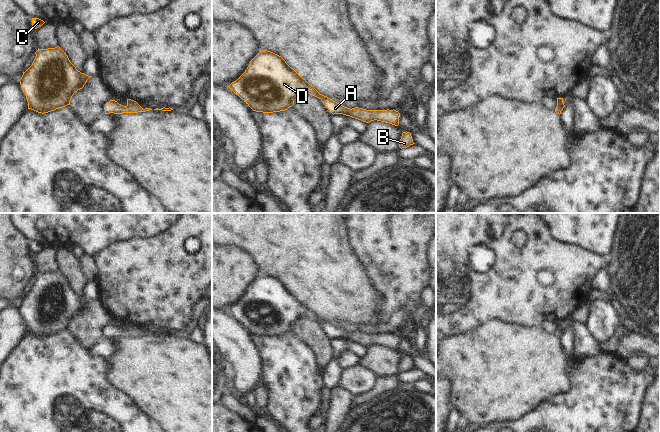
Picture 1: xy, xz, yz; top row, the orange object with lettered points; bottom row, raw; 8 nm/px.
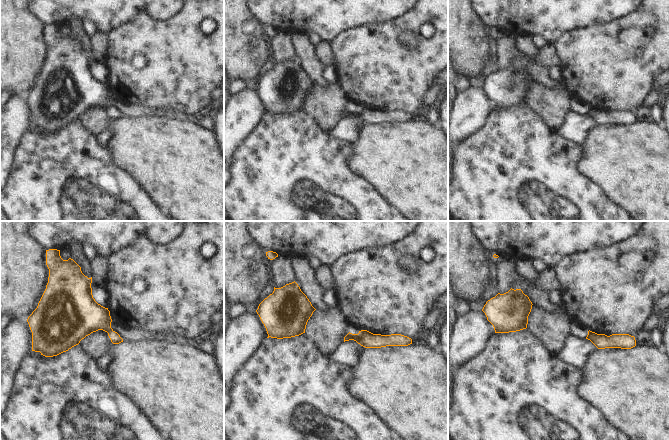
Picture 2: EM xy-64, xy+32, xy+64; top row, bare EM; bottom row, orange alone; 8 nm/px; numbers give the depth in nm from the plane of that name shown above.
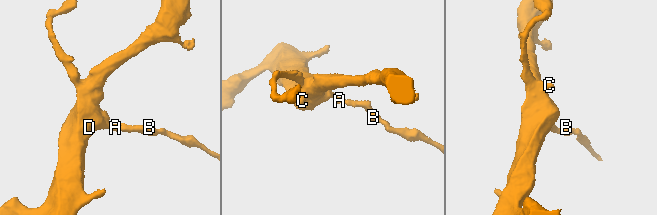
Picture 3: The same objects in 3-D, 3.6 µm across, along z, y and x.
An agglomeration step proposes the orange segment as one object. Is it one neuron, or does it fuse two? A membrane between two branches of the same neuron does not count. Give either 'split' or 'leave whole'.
leave whole

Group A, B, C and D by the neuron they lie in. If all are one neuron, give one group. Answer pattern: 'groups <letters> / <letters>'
groups A B C D

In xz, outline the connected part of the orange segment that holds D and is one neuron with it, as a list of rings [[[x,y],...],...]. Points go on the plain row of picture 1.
[[[267,274],[260,275],[250,285],[245,296],[228,311],[256,336],[285,335],[303,317],[308,317],[319,322],[333,339],[343,338],[366,347],[377,344],[399,349],[400,337],[394,333],[350,333],[320,318],[281,280]]]

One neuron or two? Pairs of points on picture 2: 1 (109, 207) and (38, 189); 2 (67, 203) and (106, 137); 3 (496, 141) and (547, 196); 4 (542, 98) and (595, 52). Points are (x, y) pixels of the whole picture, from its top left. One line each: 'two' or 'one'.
1: one
2: two
3: one
4: two

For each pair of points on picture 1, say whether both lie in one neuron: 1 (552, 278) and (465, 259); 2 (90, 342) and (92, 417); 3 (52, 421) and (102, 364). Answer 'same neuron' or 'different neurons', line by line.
1: same neuron
2: different neurons
3: same neuron

